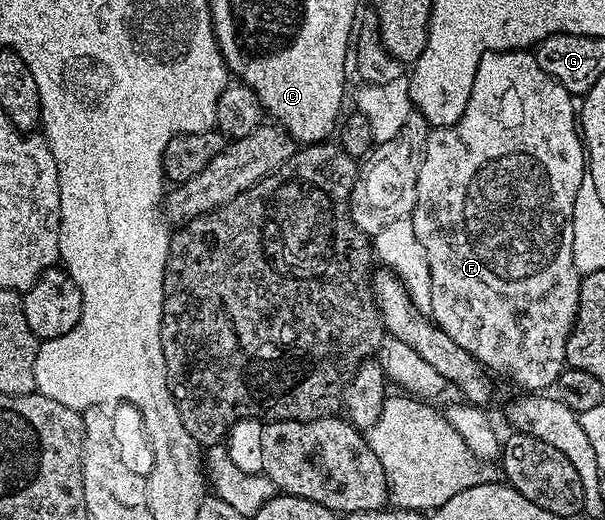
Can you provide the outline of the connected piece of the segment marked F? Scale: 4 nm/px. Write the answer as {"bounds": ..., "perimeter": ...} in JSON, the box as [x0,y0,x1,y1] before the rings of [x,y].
{"bounds":[408,51,588,390],"perimeter":[[[533,51],[485,52],[480,58],[480,66],[476,66],[464,114],[460,114],[460,118],[452,126],[433,129],[426,137],[424,154],[420,162],[420,178],[416,178],[414,211],[408,217],[412,230],[416,230],[416,242],[424,246],[424,254],[428,258],[428,270],[432,274],[432,298],[428,312],[434,324],[444,334],[448,334],[457,346],[462,346],[468,354],[474,356],[484,369],[491,373],[503,372],[512,383],[528,388],[524,390],[549,389],[562,373],[562,369],[567,367],[566,343],[574,328],[578,309],[580,275],[573,264],[572,216],[576,192],[581,179],[588,173],[588,157],[580,135],[580,124],[576,119],[576,100],[575,104],[574,100],[572,93],[564,90],[560,82],[556,82],[548,74],[544,74],[544,70],[540,70]]]}

